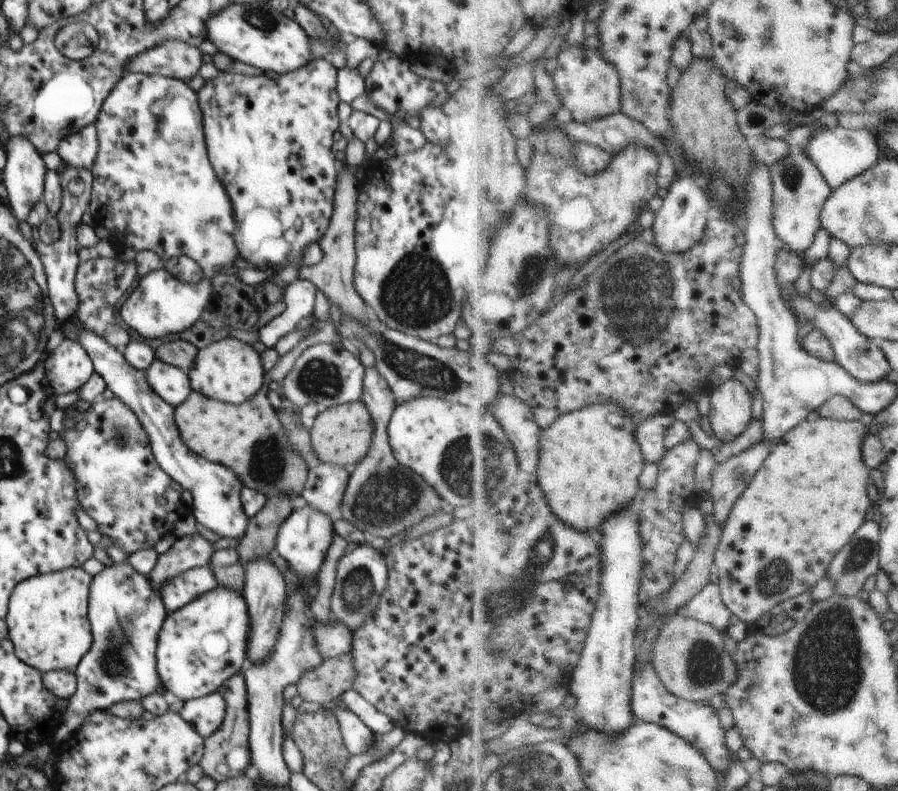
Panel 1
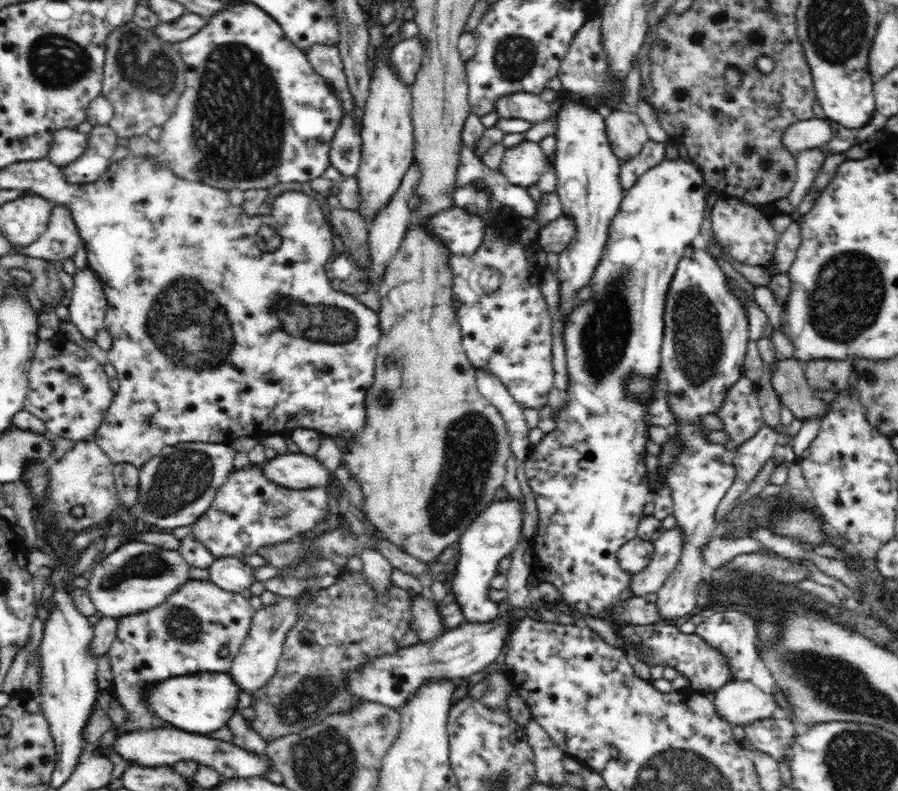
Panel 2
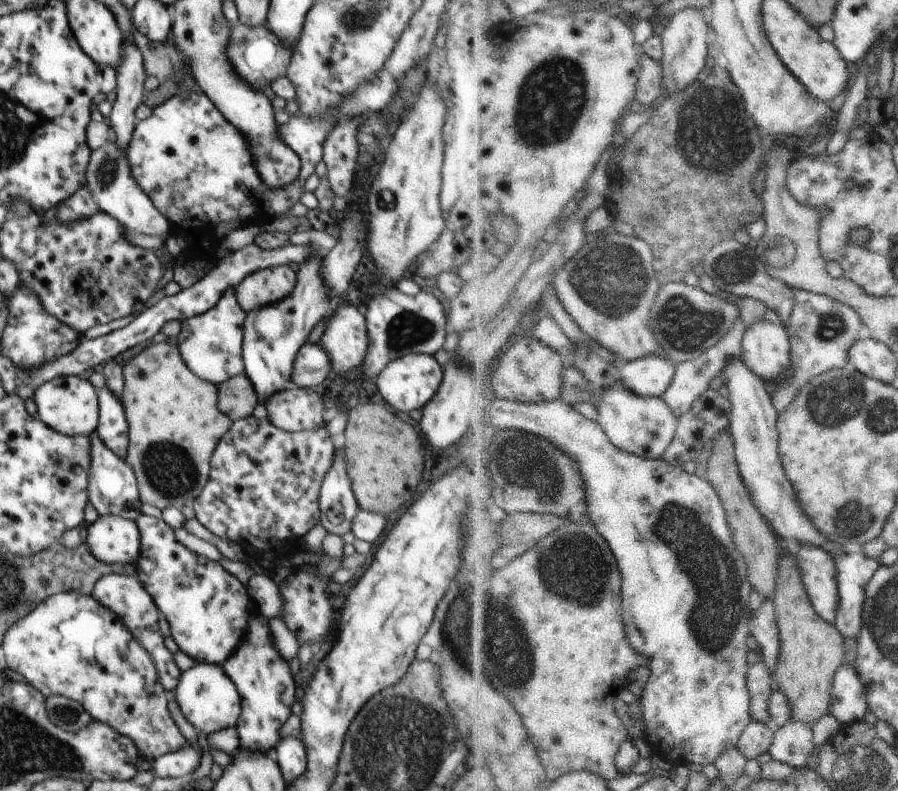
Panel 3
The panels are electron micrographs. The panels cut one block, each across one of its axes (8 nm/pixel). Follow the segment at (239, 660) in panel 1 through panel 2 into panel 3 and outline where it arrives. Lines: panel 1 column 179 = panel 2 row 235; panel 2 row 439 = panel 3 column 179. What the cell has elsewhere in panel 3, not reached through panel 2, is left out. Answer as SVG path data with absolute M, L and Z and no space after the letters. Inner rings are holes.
M141 512L135 521L140 531L140 556L136 558L135 576L164 614L183 660L195 664L224 664L244 640L252 615L247 587L226 572L218 561L199 555L177 541L174 529L164 519Z

